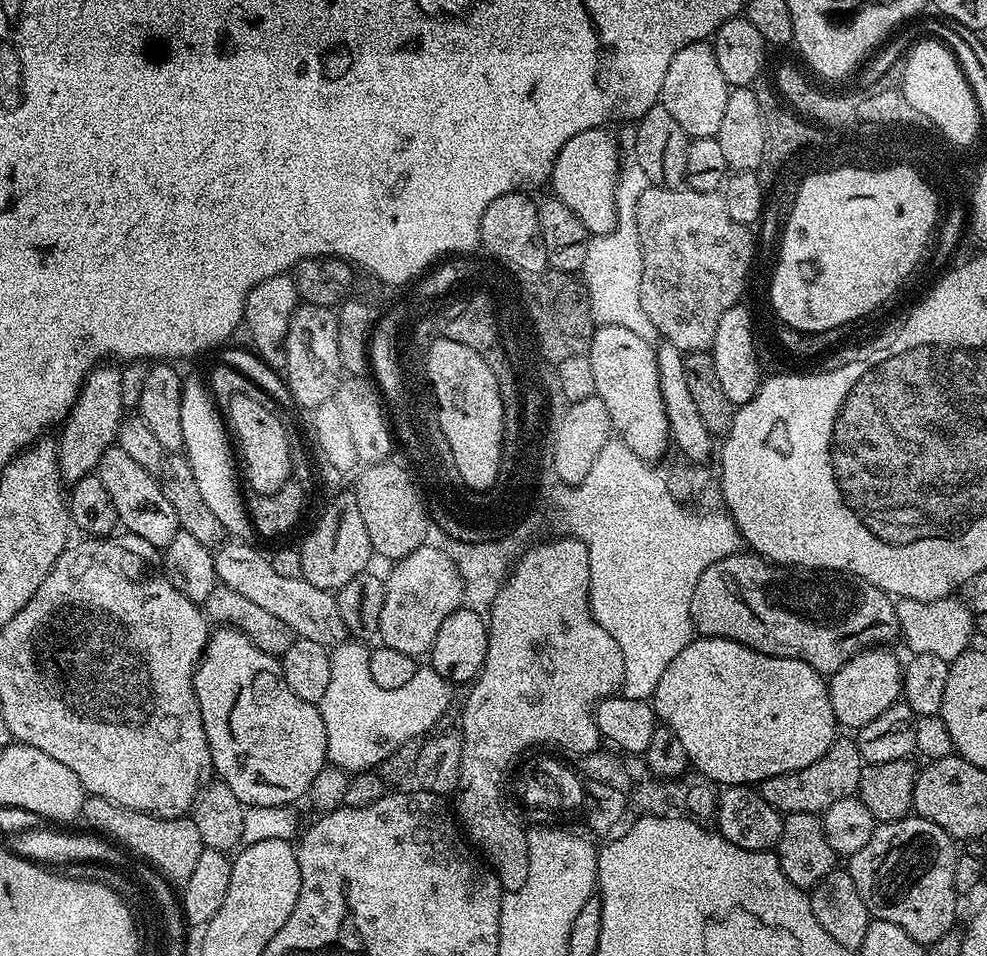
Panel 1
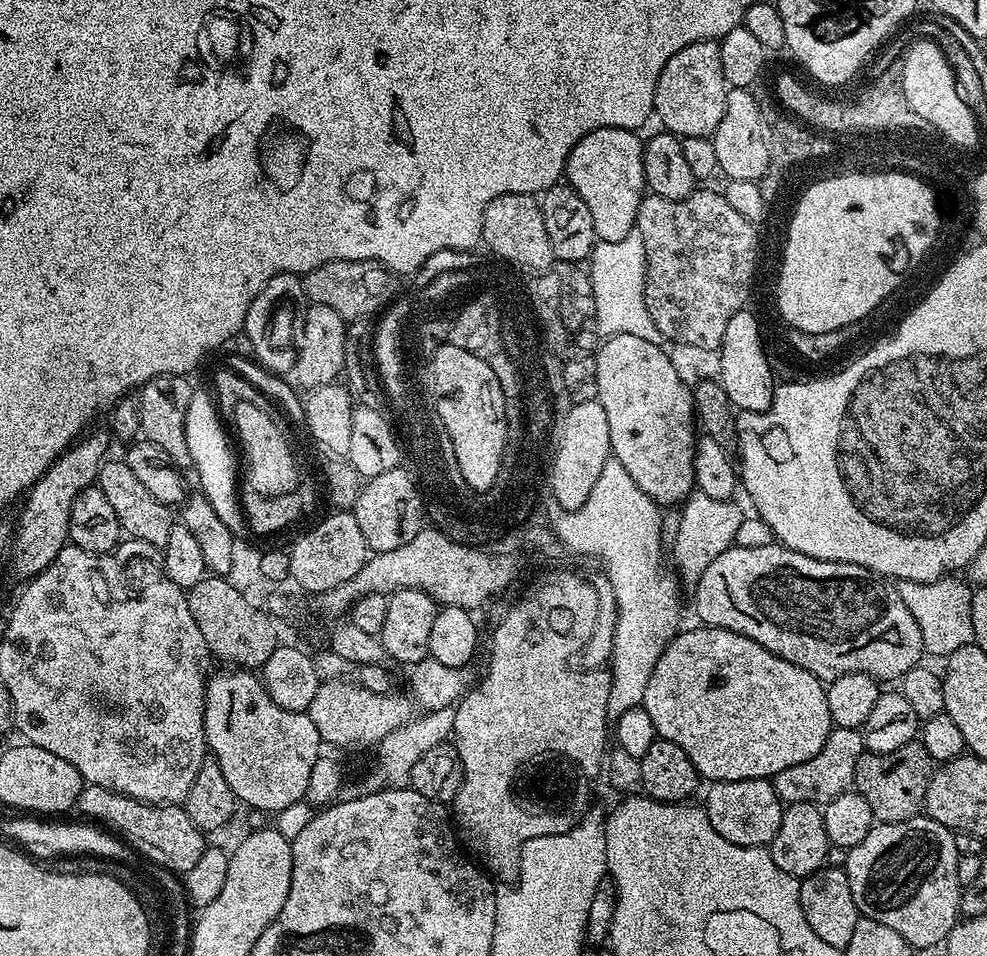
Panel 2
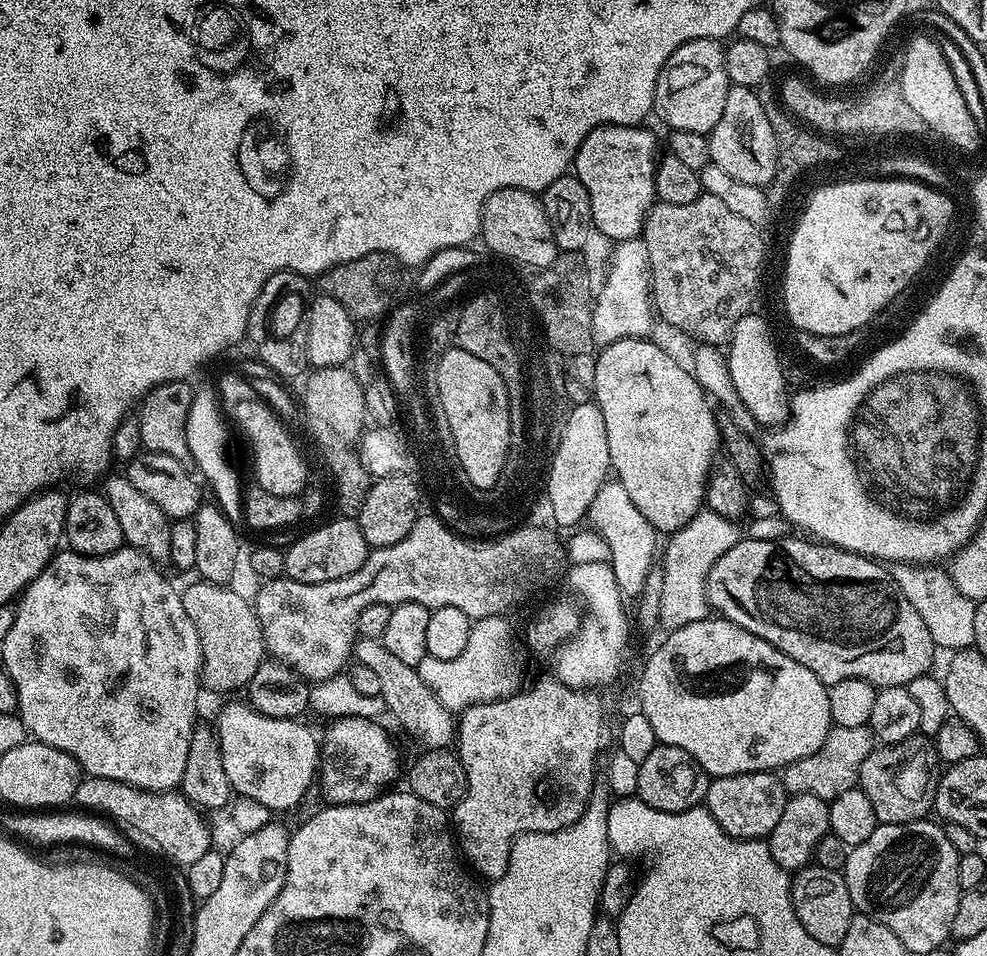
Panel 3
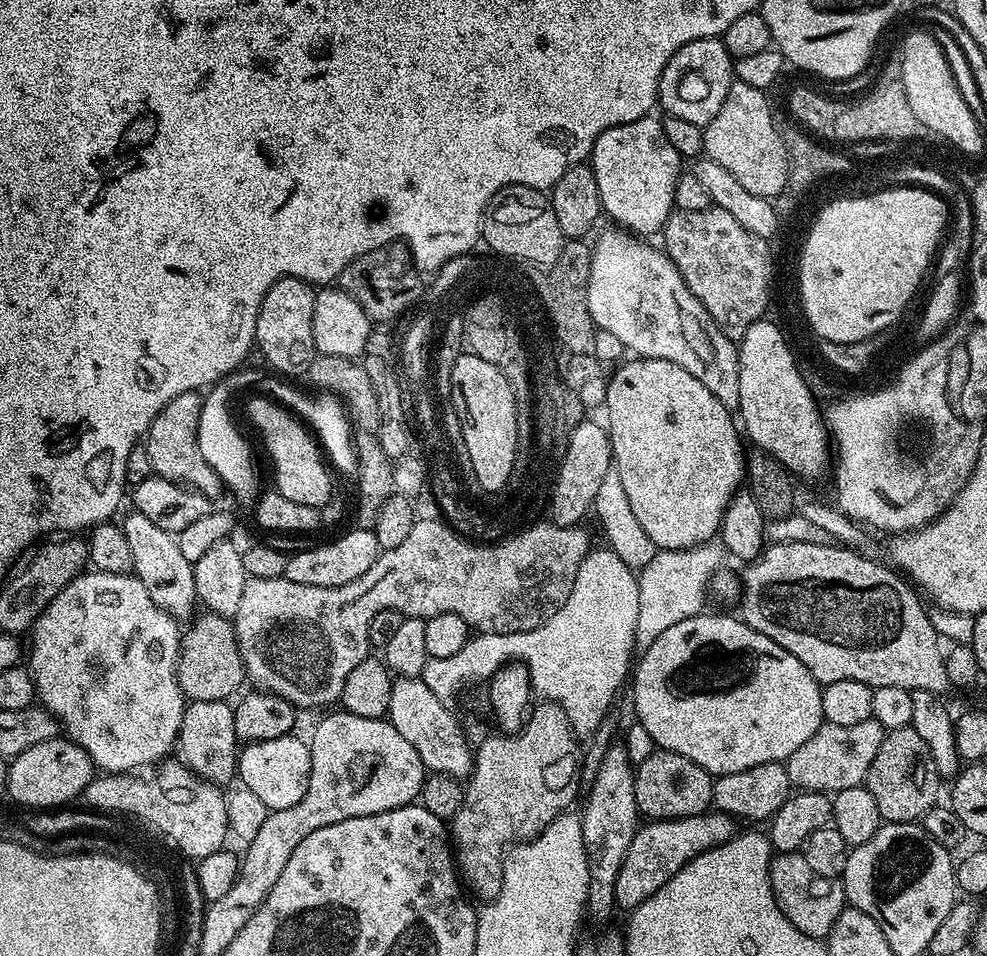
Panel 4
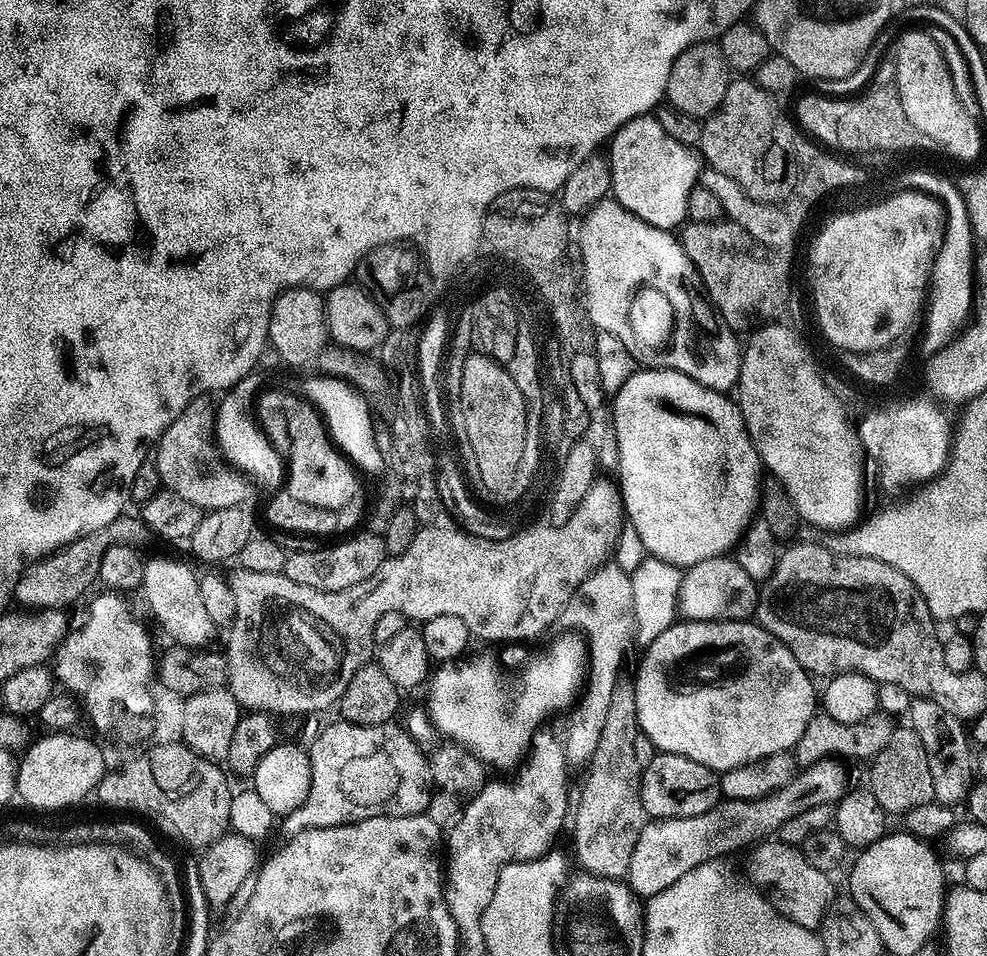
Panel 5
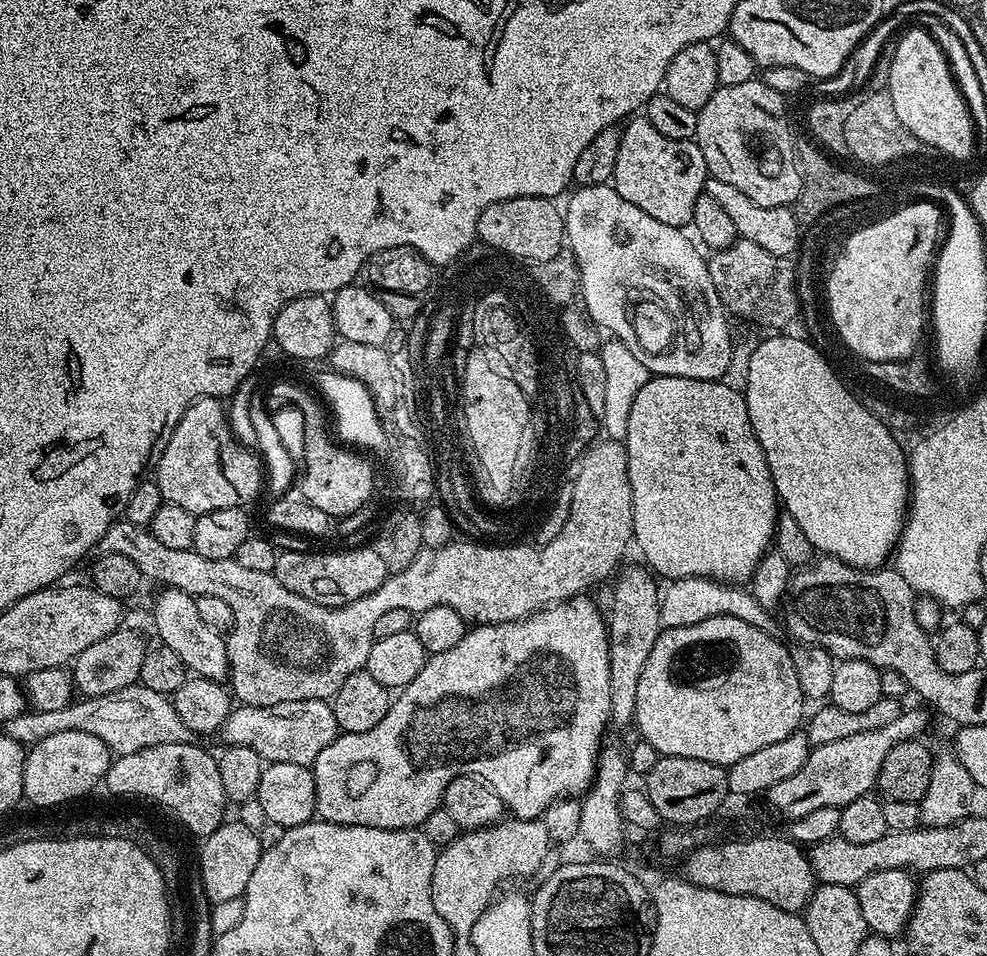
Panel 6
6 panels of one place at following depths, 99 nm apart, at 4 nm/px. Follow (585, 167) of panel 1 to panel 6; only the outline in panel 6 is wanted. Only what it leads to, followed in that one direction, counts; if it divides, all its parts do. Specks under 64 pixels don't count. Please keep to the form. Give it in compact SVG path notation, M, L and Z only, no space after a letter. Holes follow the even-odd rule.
M632 118L623 125L618 146L618 162L612 175L614 187L622 198L626 198L626 202L634 202L638 210L646 210L650 218L658 218L658 222L666 222L666 226L678 229L691 225L694 202L698 202L698 198L704 195L704 182L708 177L706 158L702 158L702 150L695 140L665 138L663 134L658 134L658 130L654 130L654 126L650 126L647 118Z

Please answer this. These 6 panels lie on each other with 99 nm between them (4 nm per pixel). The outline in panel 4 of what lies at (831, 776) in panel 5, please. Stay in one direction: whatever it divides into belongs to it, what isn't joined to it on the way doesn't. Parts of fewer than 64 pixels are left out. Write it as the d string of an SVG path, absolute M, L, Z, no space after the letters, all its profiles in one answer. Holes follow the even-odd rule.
M709 810L697 816L687 816L681 820L652 820L640 826L634 834L633 841L614 882L616 894L616 908L631 910L640 905L646 898L650 898L682 866L686 866L695 856L710 850L737 835L737 821L719 810Z

